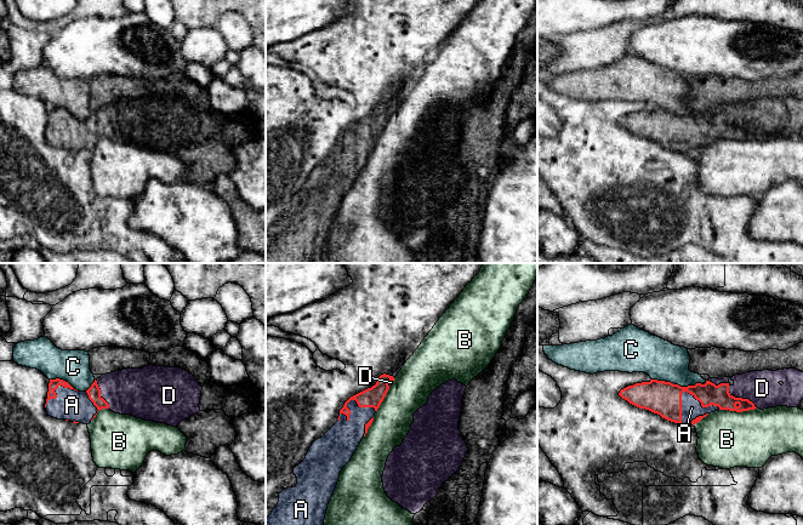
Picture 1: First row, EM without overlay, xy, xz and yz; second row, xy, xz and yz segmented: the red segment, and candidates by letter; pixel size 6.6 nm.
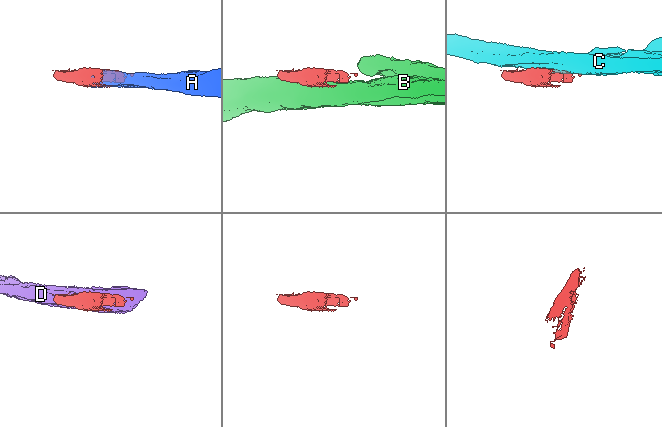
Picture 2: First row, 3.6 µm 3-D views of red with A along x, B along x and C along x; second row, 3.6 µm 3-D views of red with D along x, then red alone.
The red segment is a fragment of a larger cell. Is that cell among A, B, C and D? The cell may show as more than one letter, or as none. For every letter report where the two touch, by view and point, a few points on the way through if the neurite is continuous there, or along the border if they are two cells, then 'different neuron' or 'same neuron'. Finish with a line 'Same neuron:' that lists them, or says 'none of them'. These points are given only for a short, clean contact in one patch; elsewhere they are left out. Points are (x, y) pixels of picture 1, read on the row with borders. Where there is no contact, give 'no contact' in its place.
A: yz (701, 404) | same neuron
B: yz (738, 411) | different neuron
C: yz (677, 384) | different neuron
D: yz (728, 389) | same neuron
Same neuron: A, D

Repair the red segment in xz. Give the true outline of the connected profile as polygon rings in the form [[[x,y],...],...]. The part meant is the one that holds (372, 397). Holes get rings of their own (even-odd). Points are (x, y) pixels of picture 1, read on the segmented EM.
[[[404,364],[392,375],[381,375],[375,386],[351,396],[340,410],[338,421],[309,447],[306,458],[294,468],[297,484],[279,493],[279,502],[266,519],[266,525],[324,525],[328,504],[342,468],[351,461],[368,433],[374,416]]]

